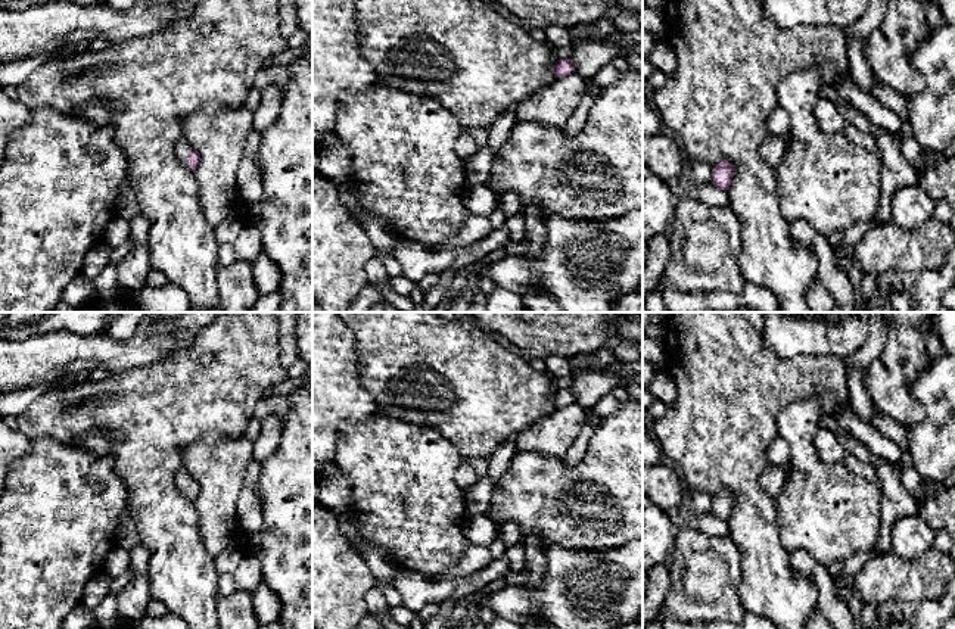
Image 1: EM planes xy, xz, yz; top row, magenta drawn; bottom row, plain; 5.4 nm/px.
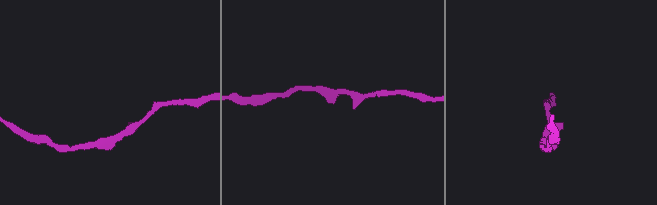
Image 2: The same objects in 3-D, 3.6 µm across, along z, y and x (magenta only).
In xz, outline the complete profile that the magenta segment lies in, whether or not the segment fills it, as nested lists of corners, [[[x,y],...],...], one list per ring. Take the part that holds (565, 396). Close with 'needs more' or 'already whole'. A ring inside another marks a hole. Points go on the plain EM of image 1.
[[[570,389],[557,390],[556,395],[553,396],[553,404],[556,408],[562,408],[566,405],[575,404],[573,392]]] | already whole

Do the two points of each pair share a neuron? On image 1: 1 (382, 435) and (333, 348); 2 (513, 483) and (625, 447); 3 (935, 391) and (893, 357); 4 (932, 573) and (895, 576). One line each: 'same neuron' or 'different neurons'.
1: different neurons
2: same neuron
3: different neurons
4: same neuron

